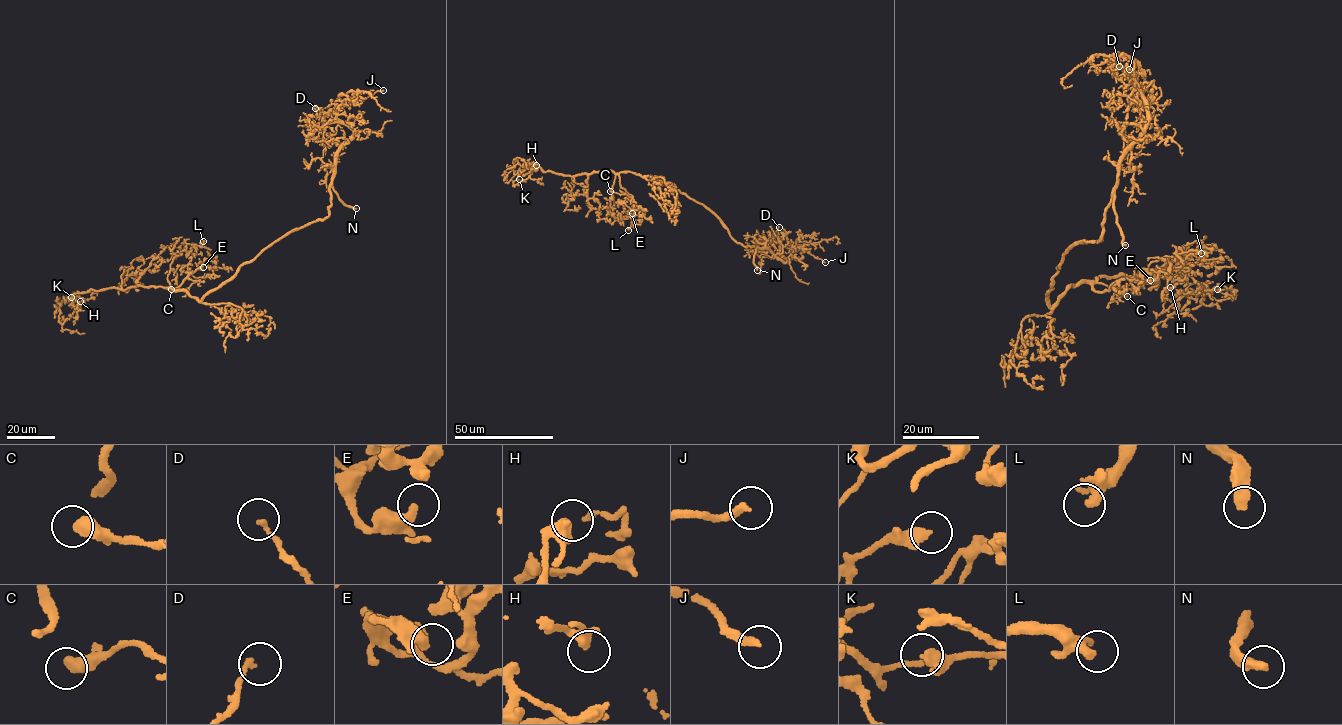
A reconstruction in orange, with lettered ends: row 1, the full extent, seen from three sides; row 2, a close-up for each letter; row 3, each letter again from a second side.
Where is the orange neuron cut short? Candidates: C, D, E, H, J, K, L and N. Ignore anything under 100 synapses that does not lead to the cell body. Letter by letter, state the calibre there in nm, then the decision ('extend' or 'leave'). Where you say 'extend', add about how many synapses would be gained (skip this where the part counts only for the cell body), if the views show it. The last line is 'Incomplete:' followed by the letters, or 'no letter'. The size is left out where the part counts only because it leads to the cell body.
C: 480 nm | leave
D: 160 nm | leave
E: 280 nm | leave
H: 360 nm | leave
J: 240 nm | leave
K: 400 nm | leave
L: 300 nm | leave
N: 380 nm | extend
Incomplete: N

